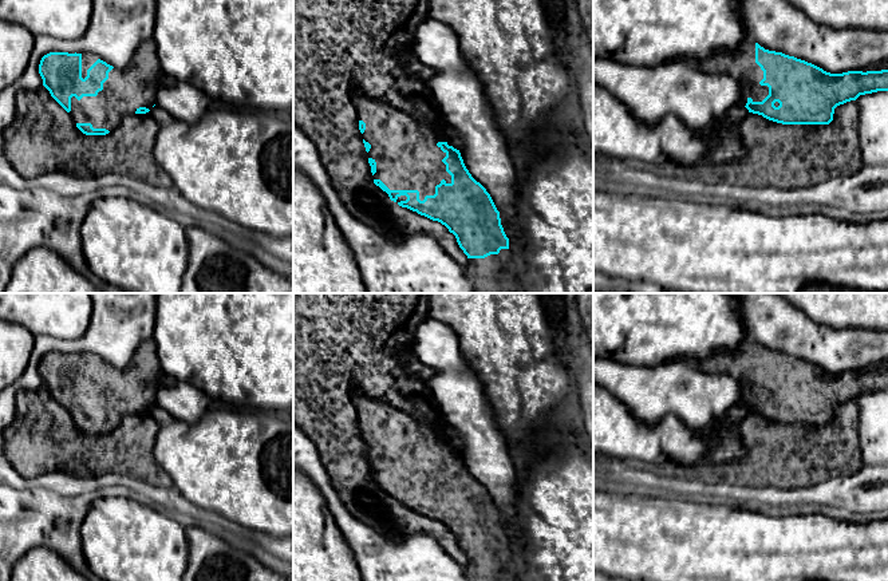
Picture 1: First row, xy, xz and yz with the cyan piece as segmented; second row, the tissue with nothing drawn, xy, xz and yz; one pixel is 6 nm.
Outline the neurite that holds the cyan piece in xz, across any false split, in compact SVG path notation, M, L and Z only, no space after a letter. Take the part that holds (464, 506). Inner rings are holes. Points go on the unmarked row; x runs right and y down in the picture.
M355 392L352 400L374 483L399 506L441 522L455 535L469 558L465 565L469 581L516 581L516 565L500 511L486 489L471 477L446 434L433 431L411 415L362 394Z

